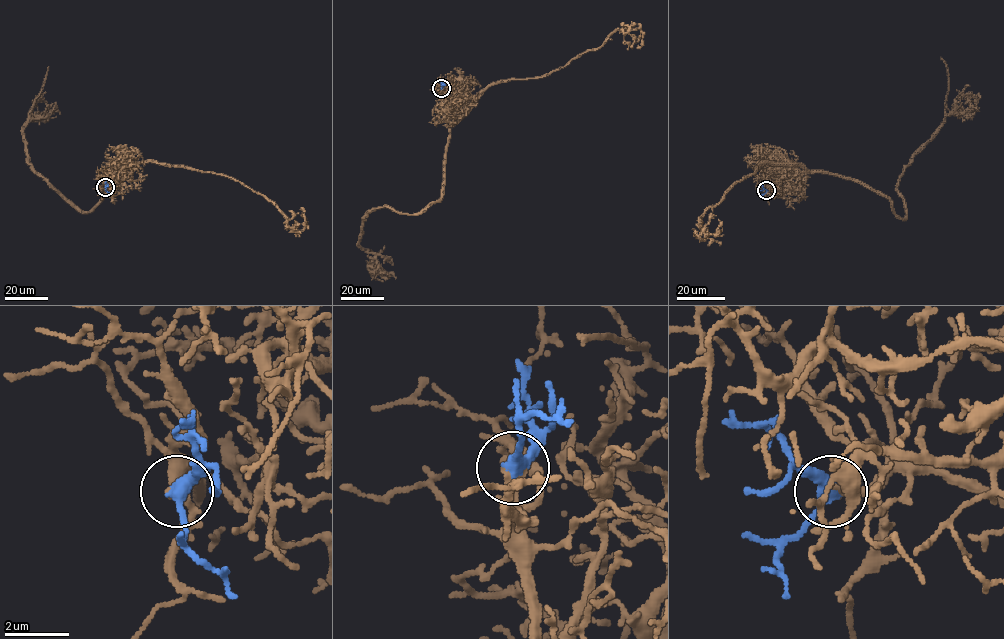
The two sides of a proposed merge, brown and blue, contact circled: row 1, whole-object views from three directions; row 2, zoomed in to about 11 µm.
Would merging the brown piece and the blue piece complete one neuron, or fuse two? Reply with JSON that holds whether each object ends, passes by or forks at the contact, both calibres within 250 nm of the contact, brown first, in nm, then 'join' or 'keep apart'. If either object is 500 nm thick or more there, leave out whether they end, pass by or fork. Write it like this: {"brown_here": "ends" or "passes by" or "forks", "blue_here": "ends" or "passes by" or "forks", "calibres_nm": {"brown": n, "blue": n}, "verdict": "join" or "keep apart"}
{"brown_here": "ends", "blue_here": "passes by", "calibres_nm": {"brown": 340, "blue": 360}, "verdict": "join"}

